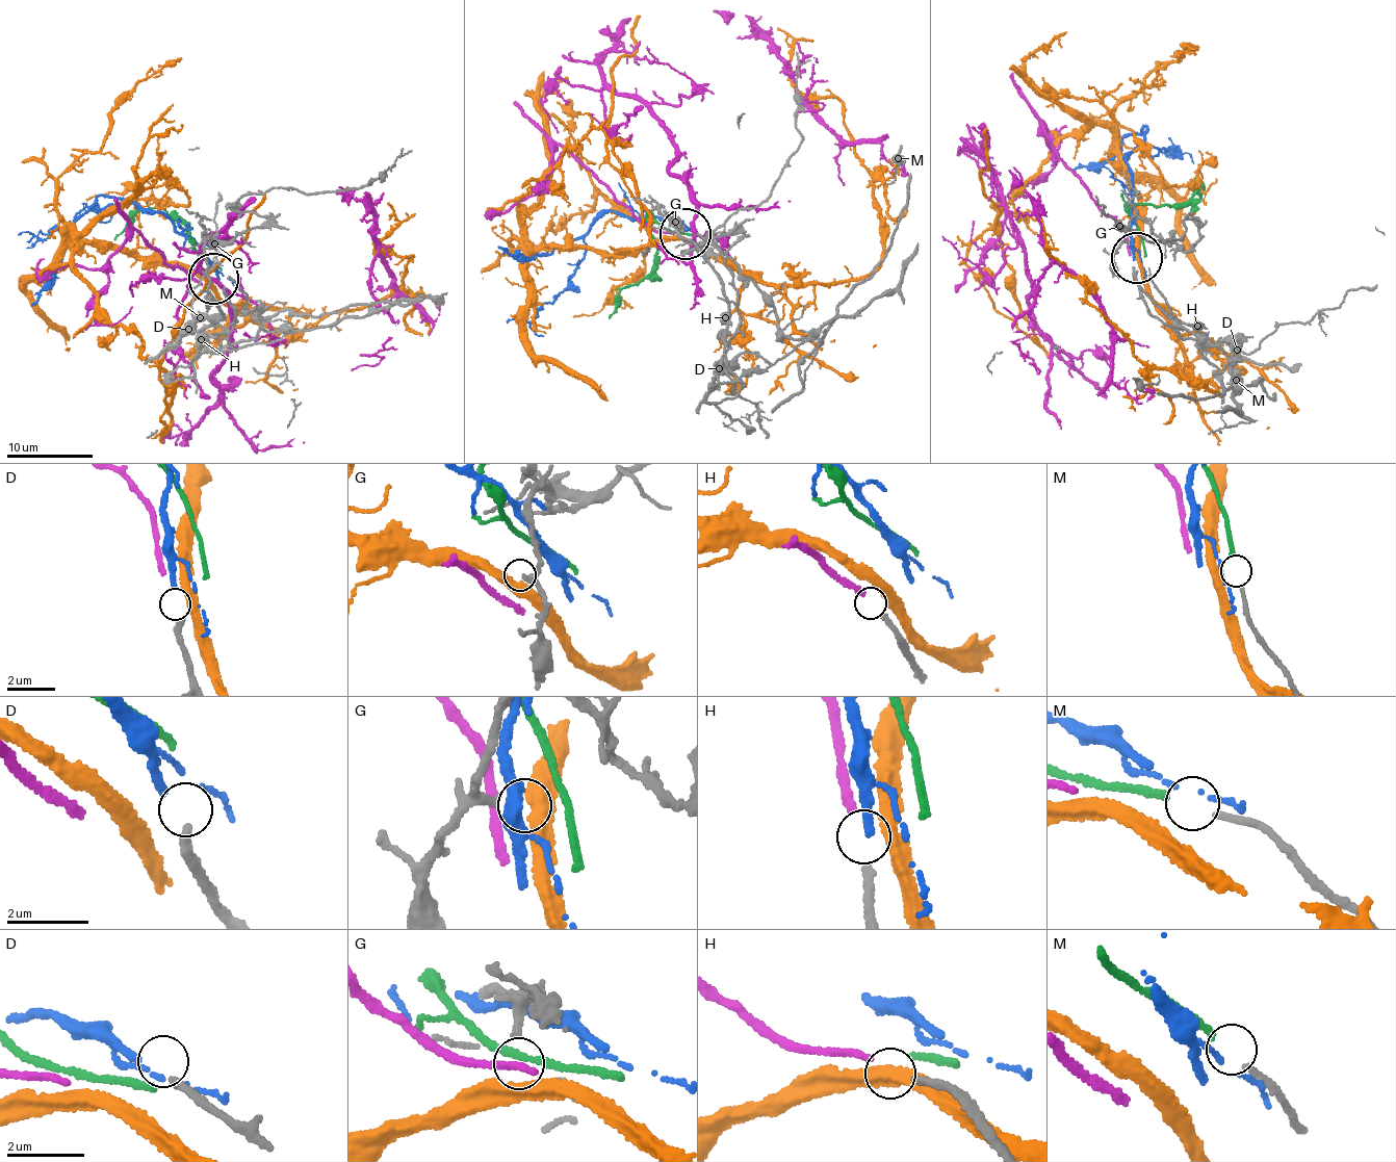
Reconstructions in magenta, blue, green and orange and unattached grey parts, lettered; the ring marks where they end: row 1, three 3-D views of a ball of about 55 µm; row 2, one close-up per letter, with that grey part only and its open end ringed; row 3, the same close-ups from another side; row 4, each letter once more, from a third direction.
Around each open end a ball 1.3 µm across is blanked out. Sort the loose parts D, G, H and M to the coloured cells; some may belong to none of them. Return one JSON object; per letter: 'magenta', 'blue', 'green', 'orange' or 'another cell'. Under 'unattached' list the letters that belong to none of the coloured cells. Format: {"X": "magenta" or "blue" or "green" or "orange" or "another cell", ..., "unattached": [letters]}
{"D": "blue", "G": "orange", "H": "magenta", "M": "green", "unattached": []}

